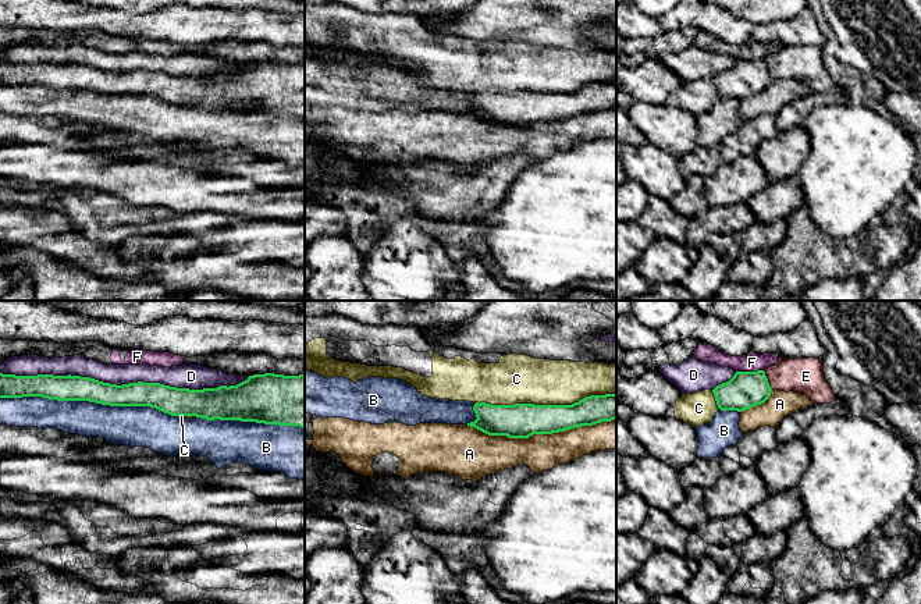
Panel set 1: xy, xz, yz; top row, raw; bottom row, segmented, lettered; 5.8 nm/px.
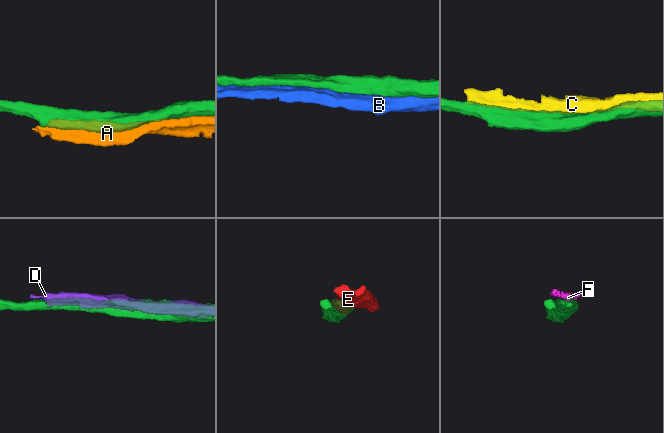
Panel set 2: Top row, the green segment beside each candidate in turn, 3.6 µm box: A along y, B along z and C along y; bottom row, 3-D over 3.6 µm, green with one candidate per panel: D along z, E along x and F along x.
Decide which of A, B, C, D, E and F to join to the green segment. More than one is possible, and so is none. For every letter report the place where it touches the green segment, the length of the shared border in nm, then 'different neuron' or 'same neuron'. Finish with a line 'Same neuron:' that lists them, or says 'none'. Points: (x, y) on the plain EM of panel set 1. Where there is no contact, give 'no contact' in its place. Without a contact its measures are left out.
A: meets green in xz at (540, 121); contact 850 nm long; different neuron
B: meets green in xy at (91, 89); contact 1050 nm long; different neuron
C: meets green in xz at (546, 93); contact 800 nm long; different neuron
D: meets green in xy at (125, 73); contact 1450 nm long; different neuron
E: meets green in yz at (767, 68); contact 130 nm long; different neuron
F: meets green in yz at (749, 60); contact 160 nm long; different neuron
Same neuron: none

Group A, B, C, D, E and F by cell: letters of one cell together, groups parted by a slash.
A / B / C / D / E / F

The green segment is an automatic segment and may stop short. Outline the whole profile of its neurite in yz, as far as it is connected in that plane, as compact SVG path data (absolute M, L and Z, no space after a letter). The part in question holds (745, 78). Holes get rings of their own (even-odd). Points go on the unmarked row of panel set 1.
M764 58L736 60L735 64L712 81L721 99L743 100L764 92L771 84L771 74Z

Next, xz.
M616 81L590 84L572 93L490 93L476 90L476 109L467 111L488 124L529 127L616 107Z

